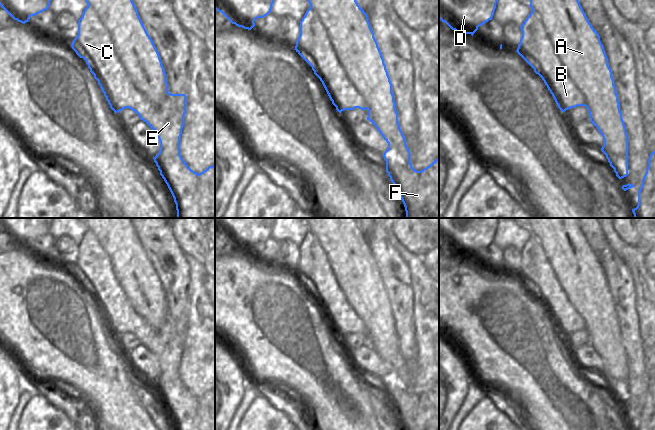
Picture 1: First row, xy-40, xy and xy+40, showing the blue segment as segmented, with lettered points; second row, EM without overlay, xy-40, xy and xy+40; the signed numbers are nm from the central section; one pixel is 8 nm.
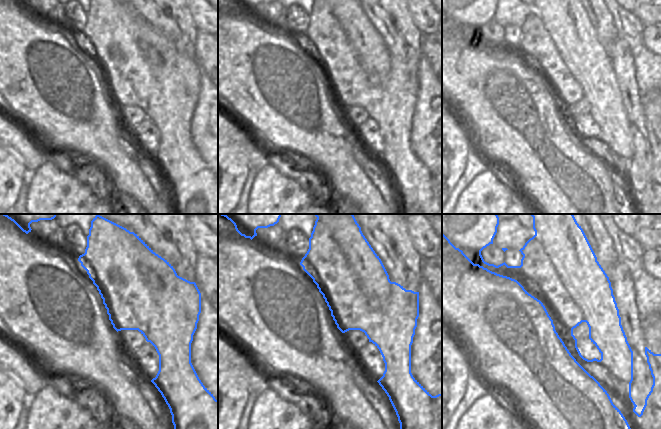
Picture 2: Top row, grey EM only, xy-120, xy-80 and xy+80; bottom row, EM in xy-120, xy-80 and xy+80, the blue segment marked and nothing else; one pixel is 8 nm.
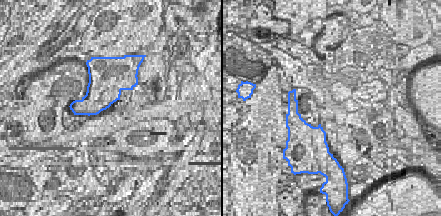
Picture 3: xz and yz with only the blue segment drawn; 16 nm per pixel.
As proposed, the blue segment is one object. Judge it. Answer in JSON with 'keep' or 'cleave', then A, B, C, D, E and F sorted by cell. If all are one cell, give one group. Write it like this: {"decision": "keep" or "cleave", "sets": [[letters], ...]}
{"decision": "cleave", "sets": [["A"], ["B", "C", "D", "E", "F"]]}

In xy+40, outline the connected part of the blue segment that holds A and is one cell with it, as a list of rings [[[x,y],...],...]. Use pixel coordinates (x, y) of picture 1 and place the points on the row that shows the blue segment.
[[[530,0],[532,12],[541,19],[558,55],[570,78],[578,85],[581,80],[591,82],[592,89],[603,96],[608,95],[606,108],[620,103],[612,77],[612,71],[608,65],[608,58],[600,41],[600,36],[588,21],[578,0]]]

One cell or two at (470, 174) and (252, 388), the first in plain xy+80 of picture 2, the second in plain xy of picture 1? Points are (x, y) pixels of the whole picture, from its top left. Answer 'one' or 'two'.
one

